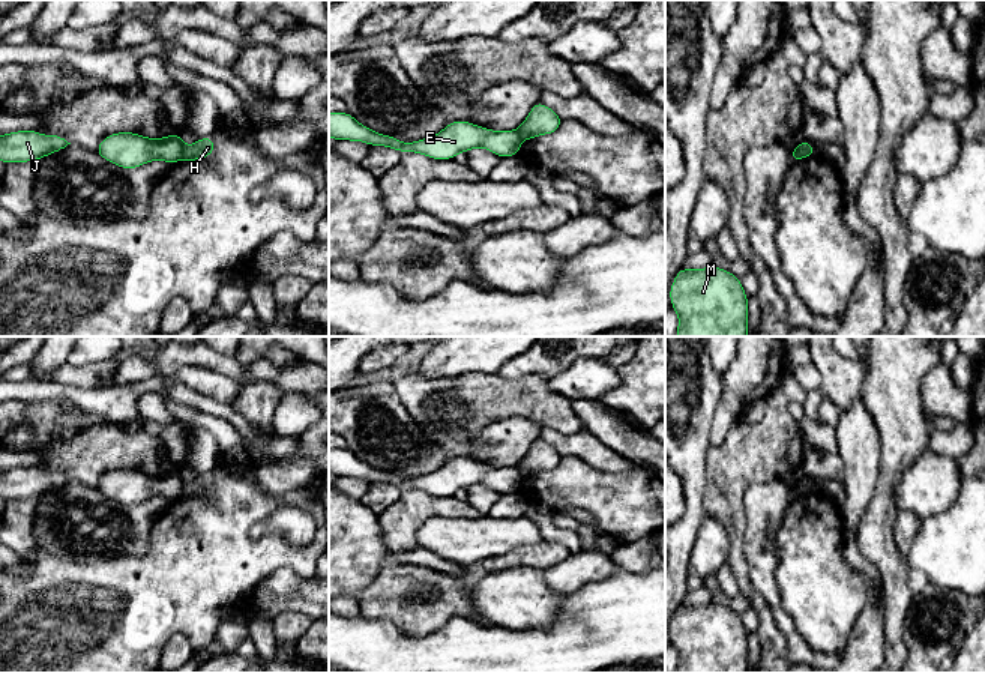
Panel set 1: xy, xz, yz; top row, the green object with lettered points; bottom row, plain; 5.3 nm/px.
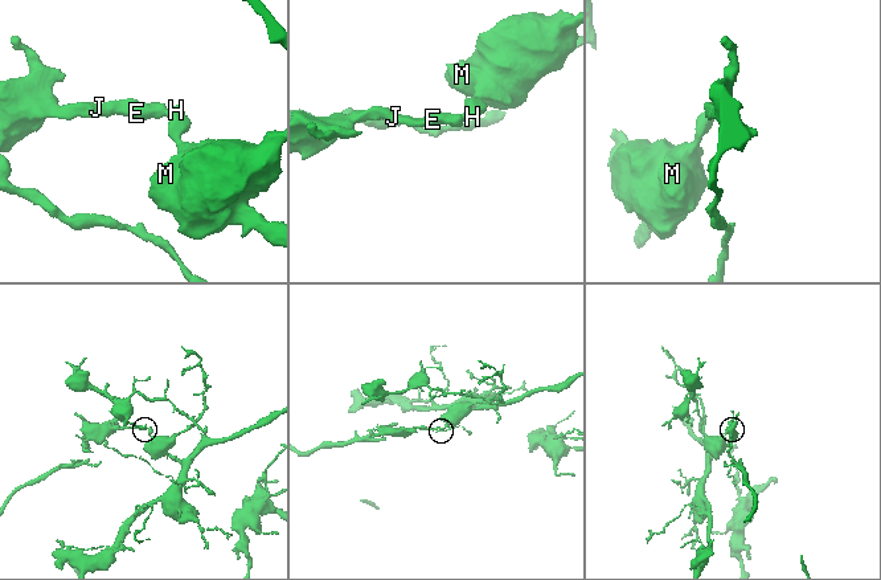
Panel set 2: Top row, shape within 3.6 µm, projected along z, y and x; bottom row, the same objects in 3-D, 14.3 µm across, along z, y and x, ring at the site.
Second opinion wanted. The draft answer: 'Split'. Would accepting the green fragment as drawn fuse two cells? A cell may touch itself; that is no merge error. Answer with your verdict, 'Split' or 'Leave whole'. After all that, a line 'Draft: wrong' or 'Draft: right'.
Split
Draft: right

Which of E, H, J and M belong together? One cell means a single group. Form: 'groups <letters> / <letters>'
groups E J / H M

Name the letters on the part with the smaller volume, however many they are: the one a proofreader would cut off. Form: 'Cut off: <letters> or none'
Cut off: E, J

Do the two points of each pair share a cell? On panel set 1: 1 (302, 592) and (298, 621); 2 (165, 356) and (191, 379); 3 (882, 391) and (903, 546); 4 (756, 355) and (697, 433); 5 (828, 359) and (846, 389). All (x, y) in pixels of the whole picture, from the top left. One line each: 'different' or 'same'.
1: different
2: different
3: different
4: different
5: same

